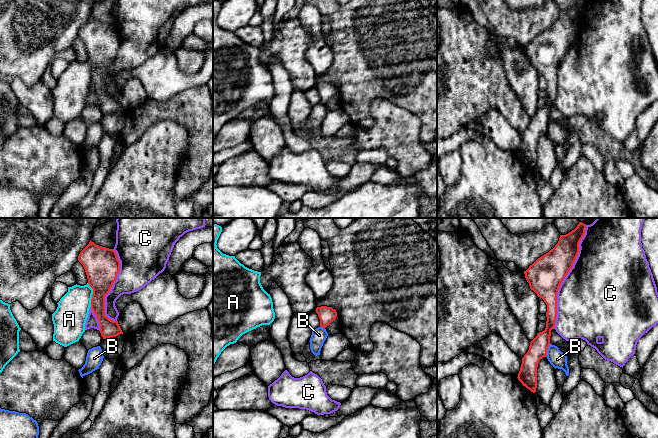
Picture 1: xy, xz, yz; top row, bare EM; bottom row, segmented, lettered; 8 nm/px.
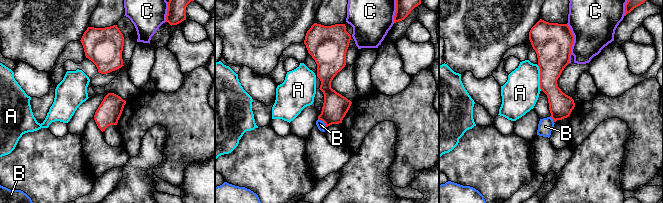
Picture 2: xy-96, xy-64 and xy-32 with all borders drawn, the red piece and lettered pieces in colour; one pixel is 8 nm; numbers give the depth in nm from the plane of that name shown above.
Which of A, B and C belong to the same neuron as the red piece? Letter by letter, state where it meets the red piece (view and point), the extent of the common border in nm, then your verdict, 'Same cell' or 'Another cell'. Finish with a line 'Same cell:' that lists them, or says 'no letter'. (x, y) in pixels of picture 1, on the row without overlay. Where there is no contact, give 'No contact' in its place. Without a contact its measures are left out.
A: Touches red at xy (92, 71). Shared border 190 nm. Another cell
B: Touches red at yz (547, 125). Shared border 120 nm. Another cell
C: Touches red at yz (565, 52). Shared border 850 nm. Another cell
Same cell: no letter

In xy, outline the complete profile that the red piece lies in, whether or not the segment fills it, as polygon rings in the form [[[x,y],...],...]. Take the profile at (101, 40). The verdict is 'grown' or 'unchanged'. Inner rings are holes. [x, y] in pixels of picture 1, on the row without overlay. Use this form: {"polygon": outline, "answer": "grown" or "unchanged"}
{"polygon": [[[90,16],[80,28],[78,37],[83,41],[88,60],[93,65],[91,85],[99,97],[101,112],[106,115],[123,110],[118,97],[105,91],[105,72],[110,68],[120,47],[116,28]]], "answer": "unchanged"}

